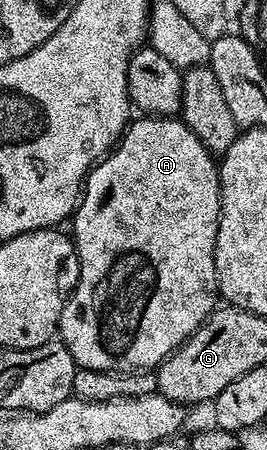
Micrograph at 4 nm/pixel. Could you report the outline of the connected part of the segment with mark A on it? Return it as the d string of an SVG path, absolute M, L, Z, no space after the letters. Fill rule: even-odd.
M140 116L120 135L119 142L110 153L101 158L88 171L80 201L70 219L71 237L74 239L75 257L80 257L80 279L76 291L65 301L60 317L59 341L70 352L70 356L82 370L101 370L102 372L139 372L151 370L160 365L168 355L173 354L186 339L199 328L218 306L218 287L216 284L216 265L214 248L218 236L220 219L220 168L217 159L190 132L190 128L176 116Z

